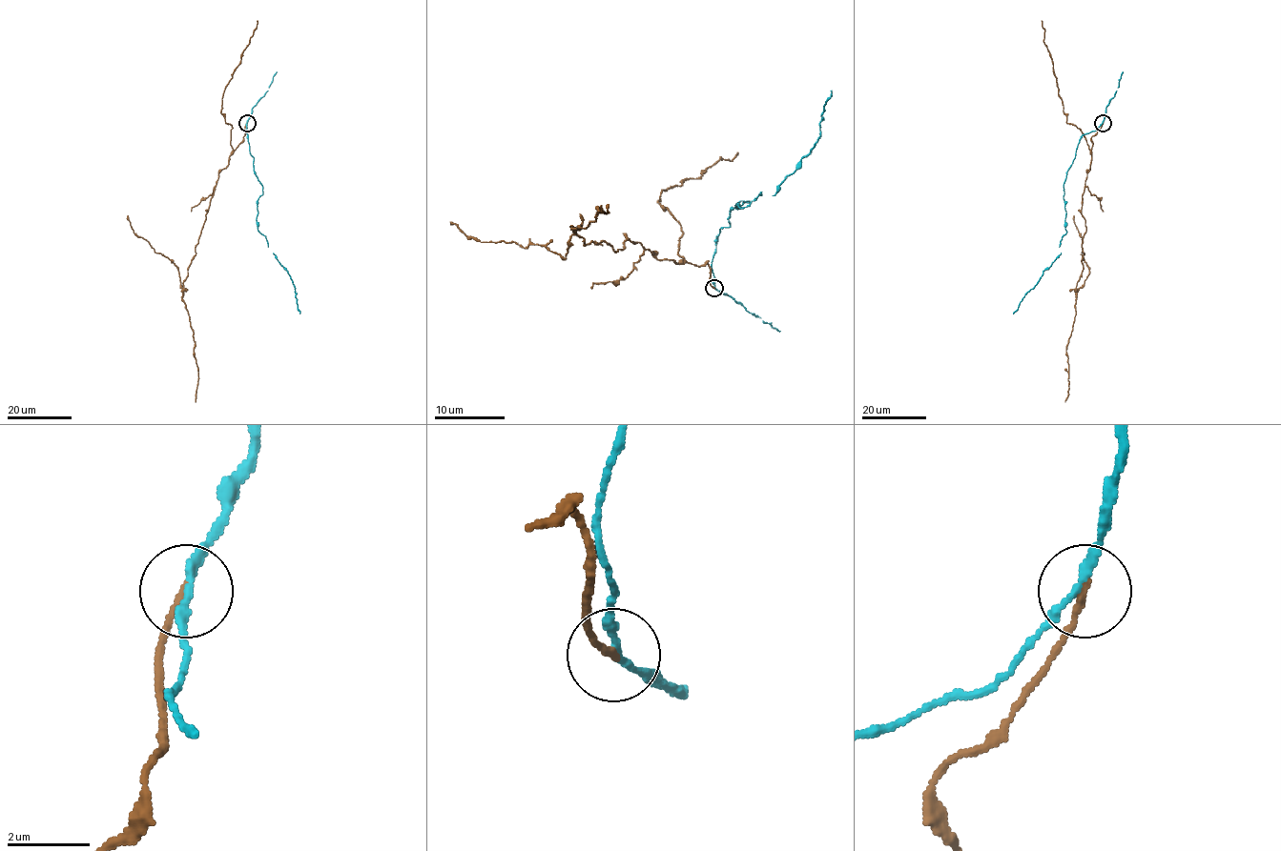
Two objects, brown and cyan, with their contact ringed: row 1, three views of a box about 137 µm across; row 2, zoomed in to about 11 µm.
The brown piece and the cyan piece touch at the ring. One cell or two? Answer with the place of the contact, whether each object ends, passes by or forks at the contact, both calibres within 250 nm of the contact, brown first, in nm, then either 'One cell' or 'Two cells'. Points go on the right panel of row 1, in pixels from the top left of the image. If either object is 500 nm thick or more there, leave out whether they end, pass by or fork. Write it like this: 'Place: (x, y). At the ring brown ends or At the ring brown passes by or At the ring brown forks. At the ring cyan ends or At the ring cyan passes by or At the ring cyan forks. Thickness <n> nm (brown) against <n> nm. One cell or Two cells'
Place: (1103, 123). At the ring brown ends. At the ring cyan passes by. Thickness 190 nm (brown) against 190 nm. Two cells

